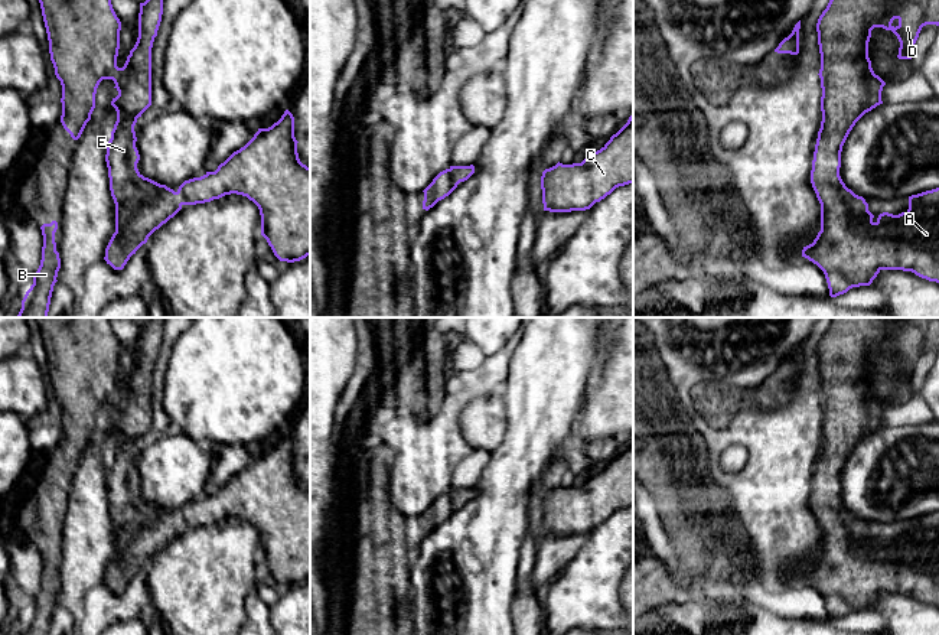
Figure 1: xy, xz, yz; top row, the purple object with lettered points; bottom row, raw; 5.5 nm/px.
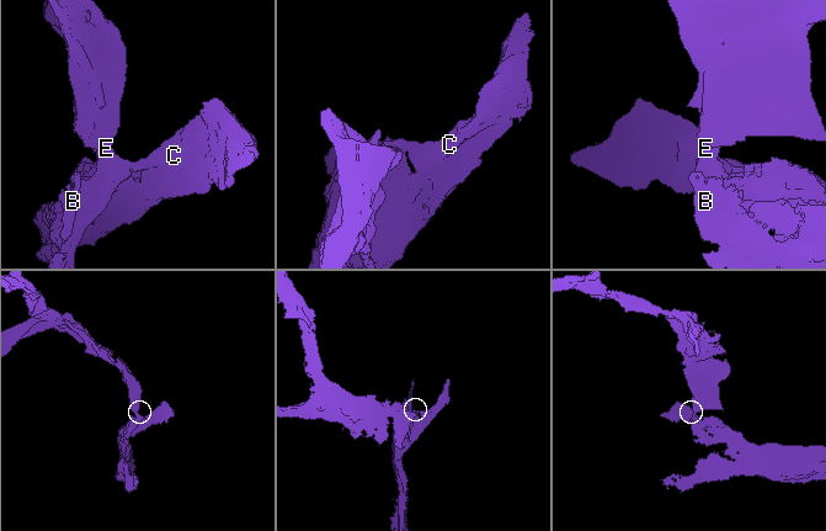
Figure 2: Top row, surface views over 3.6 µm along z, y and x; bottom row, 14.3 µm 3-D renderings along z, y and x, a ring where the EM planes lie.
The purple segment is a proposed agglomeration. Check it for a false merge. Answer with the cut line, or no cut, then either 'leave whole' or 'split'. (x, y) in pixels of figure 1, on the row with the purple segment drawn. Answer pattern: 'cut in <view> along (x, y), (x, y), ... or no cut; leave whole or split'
no cut; leave whole

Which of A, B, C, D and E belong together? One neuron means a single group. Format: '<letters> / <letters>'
A B C D E

